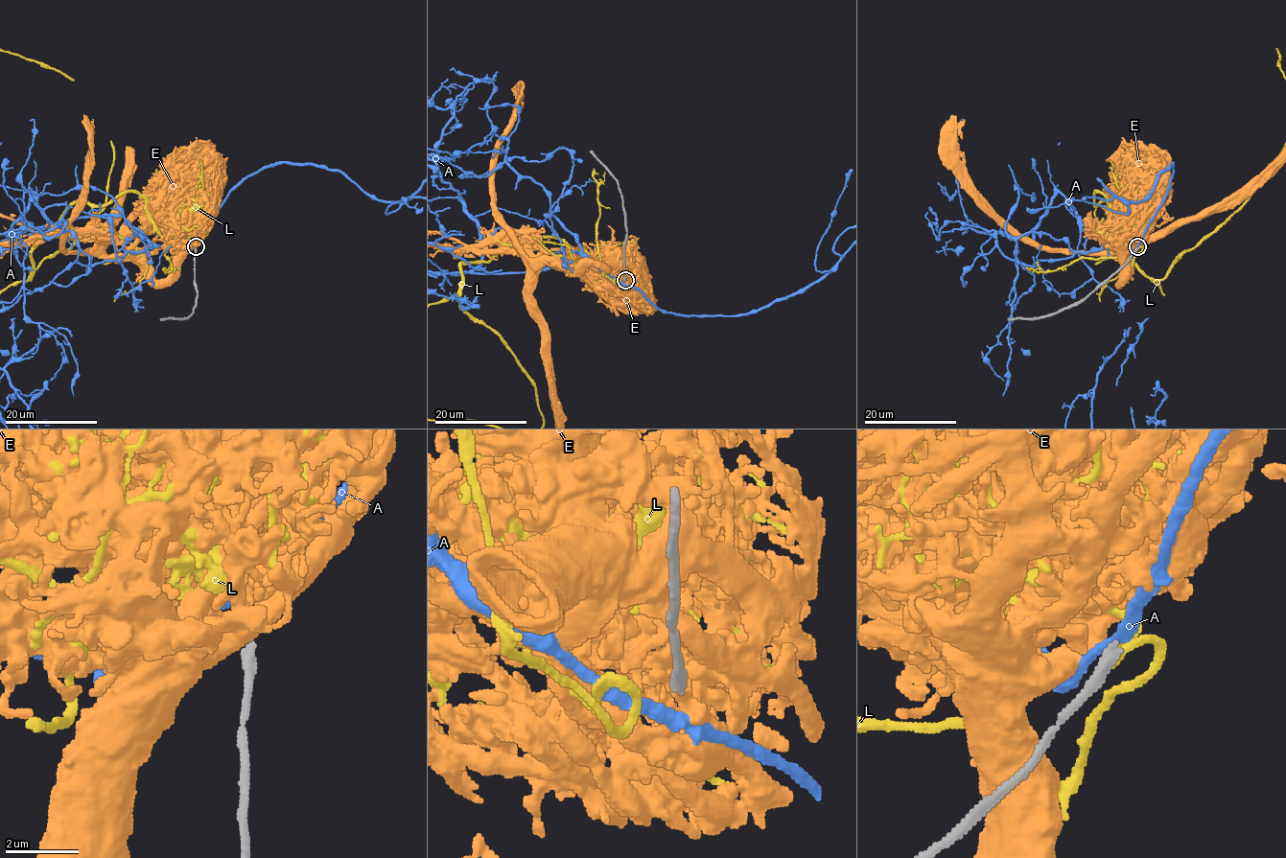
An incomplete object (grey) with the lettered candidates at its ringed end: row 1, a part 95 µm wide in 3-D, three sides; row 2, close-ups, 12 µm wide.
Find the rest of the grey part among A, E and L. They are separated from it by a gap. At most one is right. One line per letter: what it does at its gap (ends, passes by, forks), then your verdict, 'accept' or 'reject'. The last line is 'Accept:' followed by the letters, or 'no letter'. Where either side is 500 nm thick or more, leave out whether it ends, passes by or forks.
A: it passes by | reject
E: it passes by | reject
L: it passes by | reject
Accept: no letter

